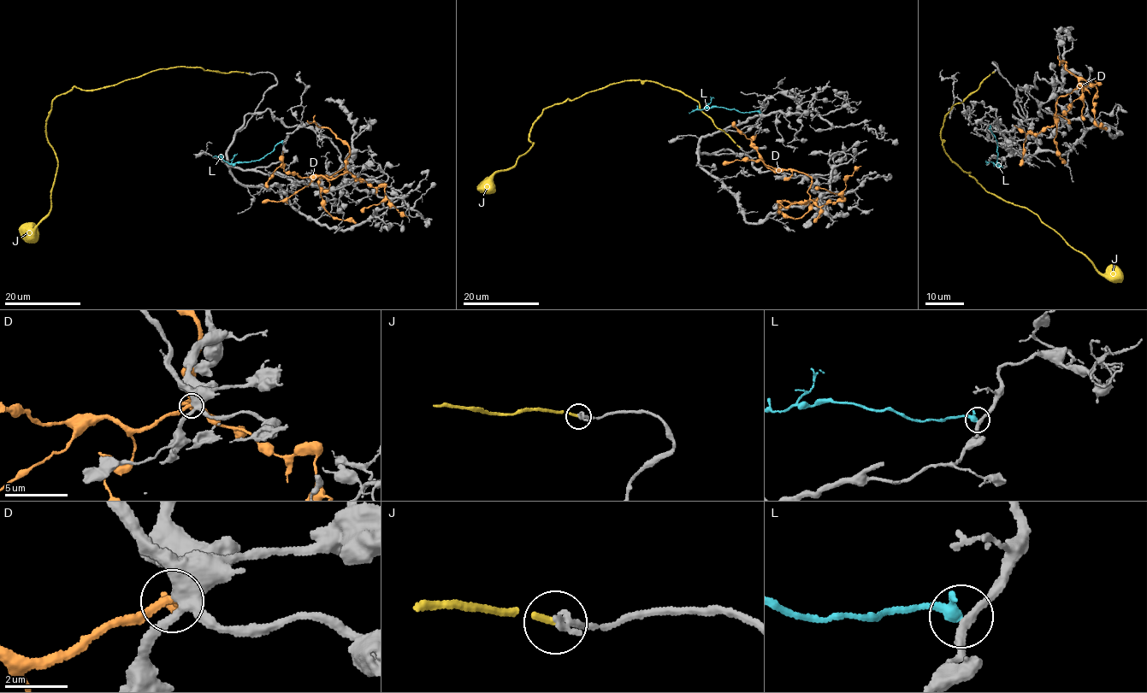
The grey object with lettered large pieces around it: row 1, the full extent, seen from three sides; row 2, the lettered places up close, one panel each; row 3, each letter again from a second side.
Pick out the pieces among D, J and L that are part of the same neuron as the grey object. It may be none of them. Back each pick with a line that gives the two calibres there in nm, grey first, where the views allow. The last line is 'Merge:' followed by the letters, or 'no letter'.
J: calibres 240 and 200 nm
Merge: J

